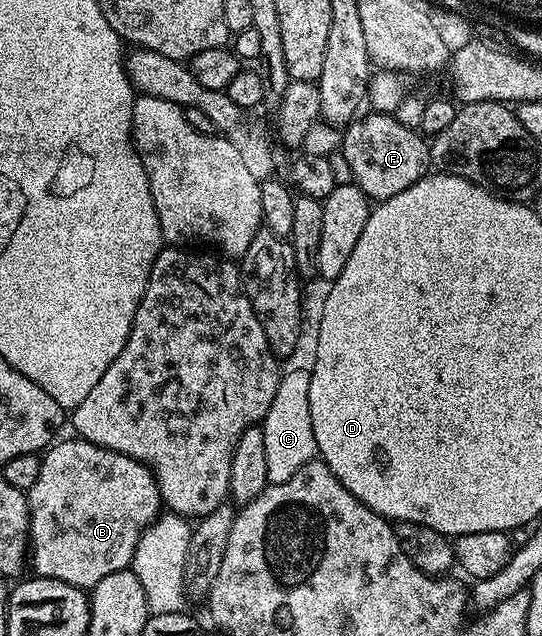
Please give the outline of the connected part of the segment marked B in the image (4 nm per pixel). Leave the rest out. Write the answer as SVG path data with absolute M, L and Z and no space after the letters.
M77 436L71 437L71 439L71 442L55 441L41 455L40 476L36 476L36 484L32 484L32 488L28 492L30 504L28 562L32 570L34 566L33 573L39 578L51 578L52 580L60 580L64 584L93 588L96 584L100 584L100 580L104 580L104 576L112 576L112 572L120 572L133 563L136 544L140 544L140 536L154 523L154 519L163 513L164 503L162 501L162 493L158 487L158 481L154 479L153 470L145 466L143 462L136 460L132 456L124 456L120 452L114 452L103 446L86 442Z

